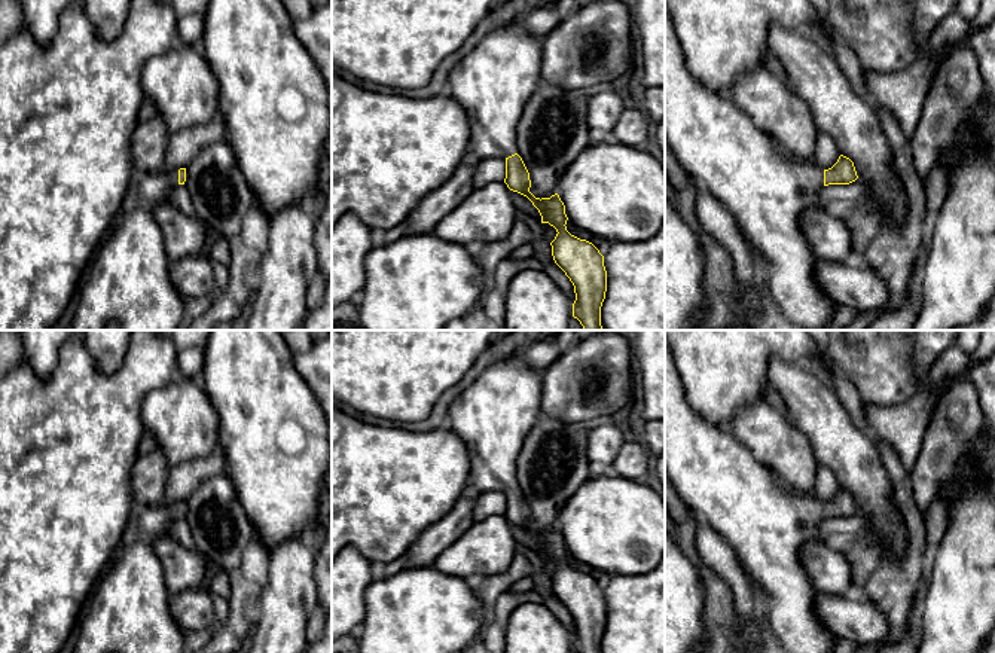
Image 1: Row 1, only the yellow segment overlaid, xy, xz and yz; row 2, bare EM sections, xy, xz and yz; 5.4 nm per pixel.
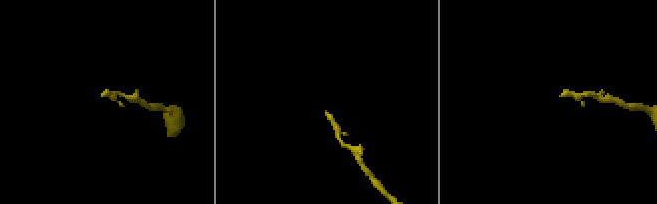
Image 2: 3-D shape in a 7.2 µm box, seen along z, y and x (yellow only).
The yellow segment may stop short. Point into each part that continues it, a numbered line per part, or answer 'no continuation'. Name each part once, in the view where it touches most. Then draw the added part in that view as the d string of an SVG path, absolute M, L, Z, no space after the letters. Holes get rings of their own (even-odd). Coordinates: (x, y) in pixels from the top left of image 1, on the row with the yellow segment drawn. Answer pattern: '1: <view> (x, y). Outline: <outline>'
1: yz (714, 140). Outline: M666 6L665 144L684 171L736 219L757 272L785 318L802 330L825 330L837 303L815 281L817 257L800 228L803 211L817 205L824 170L815 162L784 159L772 138L730 97L708 89L692 76Z

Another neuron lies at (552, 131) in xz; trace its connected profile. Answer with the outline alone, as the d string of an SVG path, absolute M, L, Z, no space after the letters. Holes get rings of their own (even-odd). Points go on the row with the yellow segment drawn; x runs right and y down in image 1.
M541 82L529 97L518 122L518 155L531 180L529 192L535 198L556 193L561 174L589 146L587 106L595 89L562 89Z

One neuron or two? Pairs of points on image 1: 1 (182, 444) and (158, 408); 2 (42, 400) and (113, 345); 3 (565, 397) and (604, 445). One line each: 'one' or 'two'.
1: one
2: two
3: two

